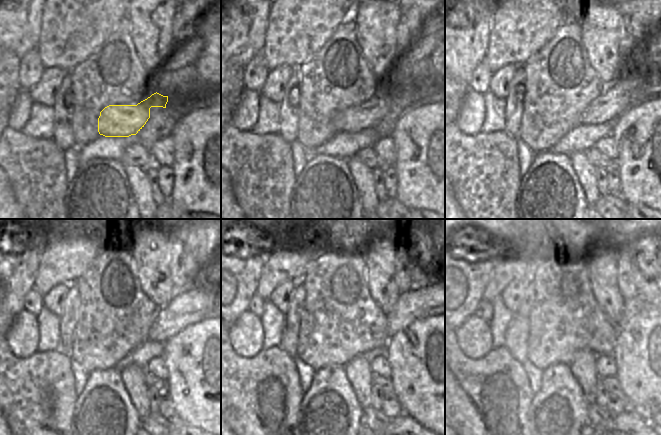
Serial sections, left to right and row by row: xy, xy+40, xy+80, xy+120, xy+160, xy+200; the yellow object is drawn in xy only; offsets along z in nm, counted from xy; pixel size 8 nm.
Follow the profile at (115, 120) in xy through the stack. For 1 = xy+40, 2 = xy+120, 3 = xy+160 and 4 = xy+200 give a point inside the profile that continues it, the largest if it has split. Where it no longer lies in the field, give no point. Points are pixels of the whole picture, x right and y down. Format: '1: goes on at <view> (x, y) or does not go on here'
1: goes on at xy+40 (353, 119)
2: goes on at xy+120 (172, 319)
3: goes on at xy+160 (410, 304)
4: goes on at xy+200 (632, 307)

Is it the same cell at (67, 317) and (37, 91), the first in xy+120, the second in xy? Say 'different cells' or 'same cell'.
different cells

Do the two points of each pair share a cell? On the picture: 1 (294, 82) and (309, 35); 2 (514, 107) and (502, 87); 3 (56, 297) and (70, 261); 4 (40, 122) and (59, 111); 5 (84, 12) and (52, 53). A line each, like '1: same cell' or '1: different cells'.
1: different cells
2: different cells
3: different cells
4: different cells
5: same cell

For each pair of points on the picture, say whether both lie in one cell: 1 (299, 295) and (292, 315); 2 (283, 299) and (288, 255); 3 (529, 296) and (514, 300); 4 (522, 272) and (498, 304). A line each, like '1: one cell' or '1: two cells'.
1: one cell
2: two cells
3: two cells
4: two cells

